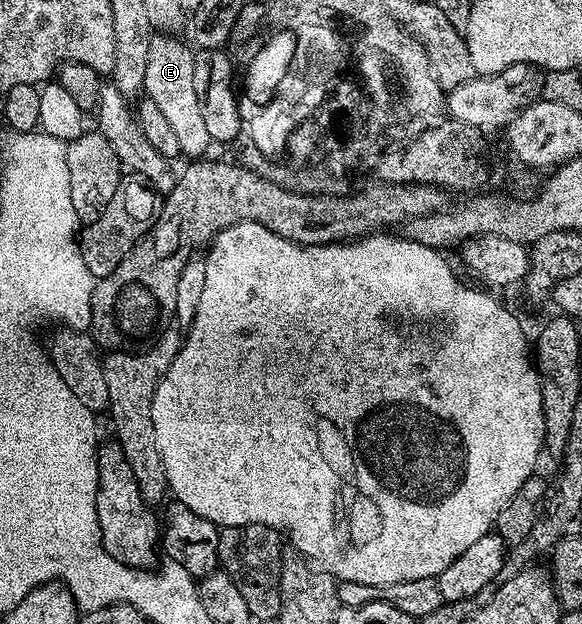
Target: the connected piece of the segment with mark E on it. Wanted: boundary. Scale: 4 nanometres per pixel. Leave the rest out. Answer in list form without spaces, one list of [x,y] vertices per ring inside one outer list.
[[[176,34],[153,35],[146,58],[146,78],[143,95],[158,102],[162,115],[170,122],[174,134],[180,143],[180,151],[188,158],[200,158],[213,143],[210,133],[206,131],[206,121],[202,119],[202,106],[198,90],[194,86],[194,66],[196,57],[187,43],[183,44]]]

